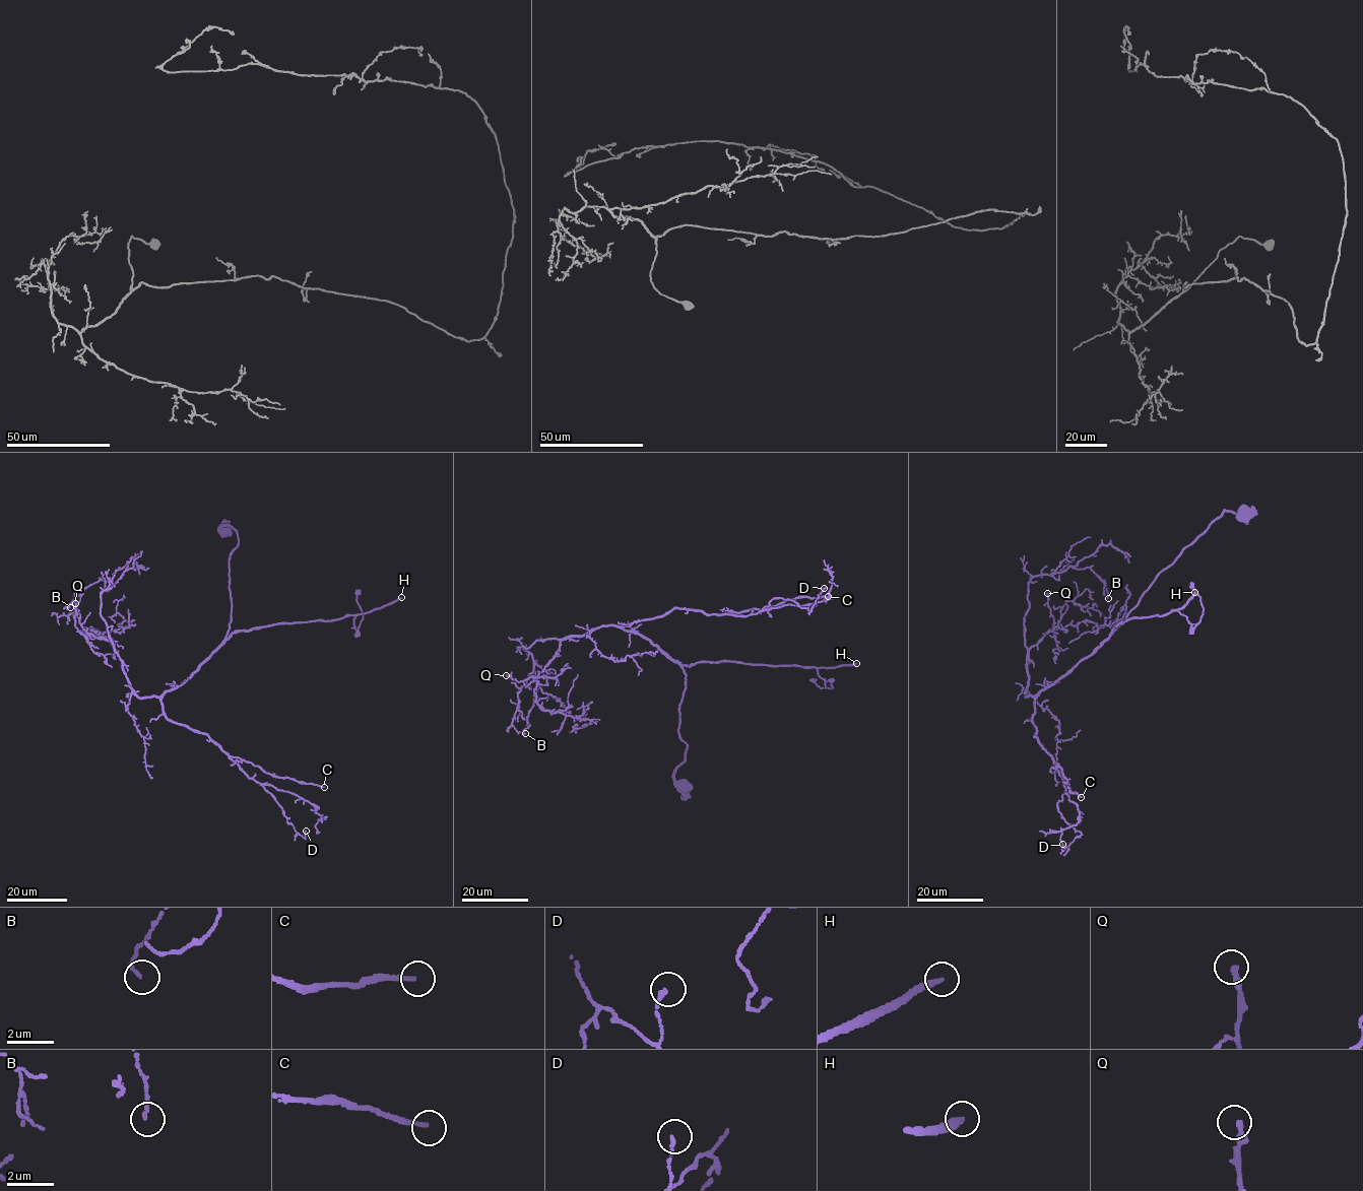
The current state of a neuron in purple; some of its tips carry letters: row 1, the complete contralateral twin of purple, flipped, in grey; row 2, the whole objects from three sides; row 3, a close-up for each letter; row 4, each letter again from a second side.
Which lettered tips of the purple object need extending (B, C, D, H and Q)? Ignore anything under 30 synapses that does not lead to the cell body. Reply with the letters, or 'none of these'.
C, H

